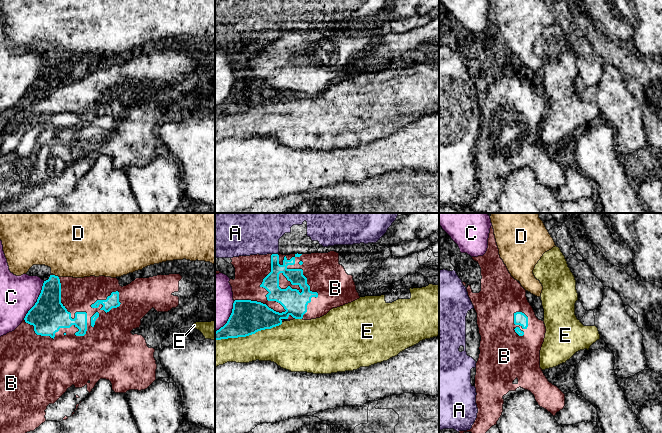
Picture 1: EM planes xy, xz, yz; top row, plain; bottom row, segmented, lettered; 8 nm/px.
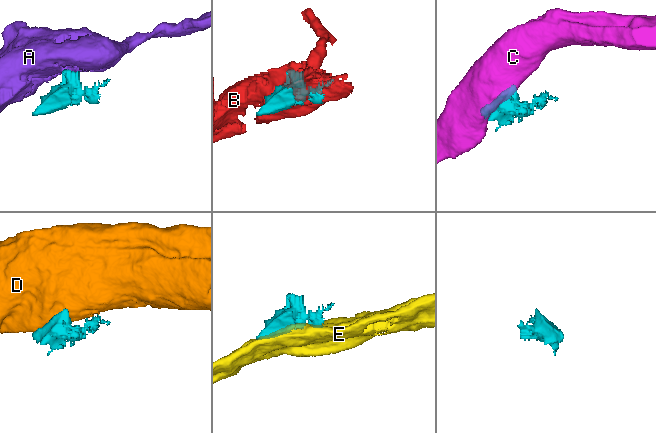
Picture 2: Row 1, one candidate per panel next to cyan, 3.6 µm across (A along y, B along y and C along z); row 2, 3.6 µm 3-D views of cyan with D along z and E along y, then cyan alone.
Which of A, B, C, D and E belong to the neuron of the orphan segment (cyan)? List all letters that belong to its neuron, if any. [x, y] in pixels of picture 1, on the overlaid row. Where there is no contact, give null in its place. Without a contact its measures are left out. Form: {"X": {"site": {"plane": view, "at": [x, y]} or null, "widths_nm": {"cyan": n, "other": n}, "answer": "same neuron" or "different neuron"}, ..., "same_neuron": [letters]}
{"A": {"site": {"plane": "xz", "at": [275, 254]}, "widths_nm": {"cyan": 130, "other": 380}, "answer": "different neuron"}, "B": {"site": {"plane": "xy", "at": [71, 318]}, "widths_nm": {"cyan": 280, "other": 280}, "answer": "same neuron"}, "C": {"site": {"plane": "xy", "at": [37, 300]}, "widths_nm": {"cyan": 280, "other": 300}, "answer": "different neuron"}, "D": {"site": {"plane": "xy", "at": [56, 276]}, "widths_nm": {"cyan": 200, "other": 440}, "answer": "different neuron"}, "E": {"site": {"plane": "xz", "at": [248, 335]}, "widths_nm": {"cyan": 280, "other": 280}, "answer": "different neuron"}, "same_neuron": ["B"]}

